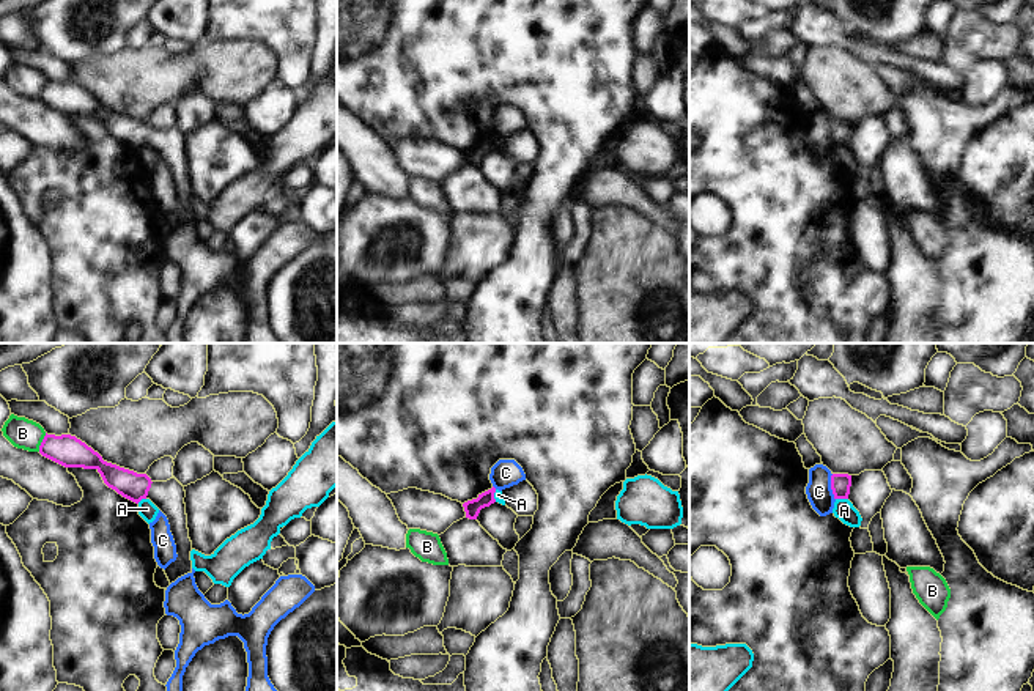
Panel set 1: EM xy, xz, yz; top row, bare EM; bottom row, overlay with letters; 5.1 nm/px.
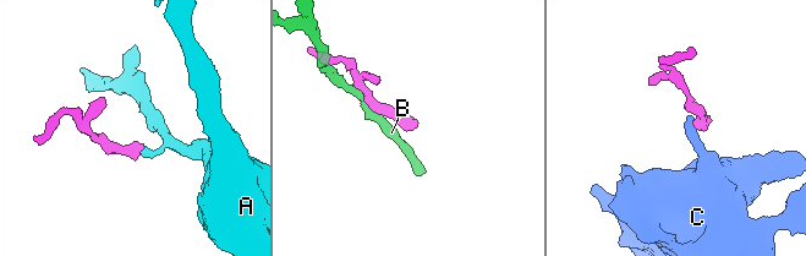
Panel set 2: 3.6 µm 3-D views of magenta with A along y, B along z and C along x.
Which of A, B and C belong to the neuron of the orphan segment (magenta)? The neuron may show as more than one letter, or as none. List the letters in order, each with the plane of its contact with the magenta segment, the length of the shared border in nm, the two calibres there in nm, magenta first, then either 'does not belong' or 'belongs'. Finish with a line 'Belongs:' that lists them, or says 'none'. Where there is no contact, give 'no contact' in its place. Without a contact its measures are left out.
A: yz | 60 nm | 100/100 nm | does not belong
B: xy | 100 nm | 160/160 nm | does not belong
C: yz | 140 nm | 100/130 nm | does not belong
Belongs: none

